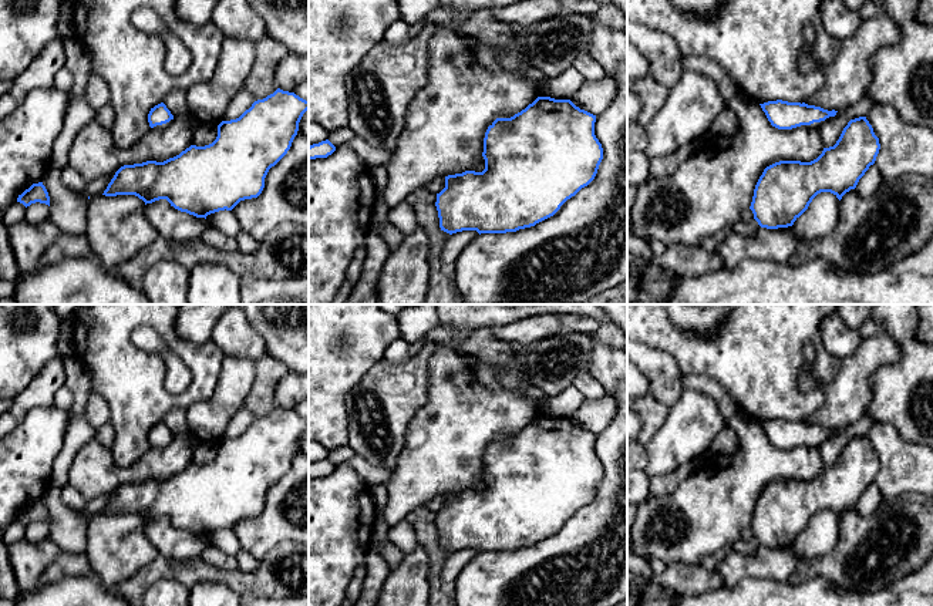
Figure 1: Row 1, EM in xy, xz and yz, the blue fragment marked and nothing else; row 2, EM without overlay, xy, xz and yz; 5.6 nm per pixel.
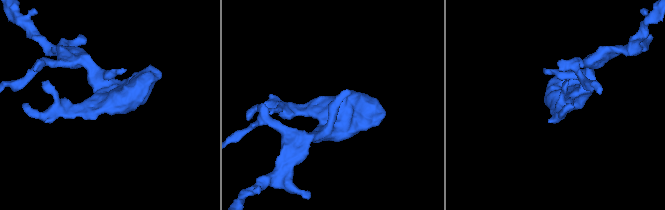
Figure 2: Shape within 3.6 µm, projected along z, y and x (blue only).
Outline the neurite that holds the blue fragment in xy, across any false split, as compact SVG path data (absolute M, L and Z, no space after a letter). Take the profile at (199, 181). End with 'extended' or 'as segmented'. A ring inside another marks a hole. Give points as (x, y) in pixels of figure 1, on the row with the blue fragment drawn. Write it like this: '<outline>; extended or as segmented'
M277 88L257 100L239 118L222 121L216 139L205 147L191 145L164 162L146 161L121 166L102 195L135 195L146 203L166 199L171 206L196 218L232 211L240 201L257 198L265 178L290 149L309 101Z; as segmented

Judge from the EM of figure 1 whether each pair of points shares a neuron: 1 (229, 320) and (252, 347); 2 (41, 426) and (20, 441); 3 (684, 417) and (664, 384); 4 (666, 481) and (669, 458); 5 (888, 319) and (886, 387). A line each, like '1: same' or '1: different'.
1: same
2: same
3: different
4: different
5: same

